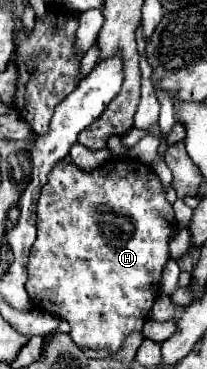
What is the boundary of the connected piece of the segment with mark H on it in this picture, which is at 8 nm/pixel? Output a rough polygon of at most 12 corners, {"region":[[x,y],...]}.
{"region":[[131,159],[57,163],[25,289],[79,347],[141,331],[177,227]]}

